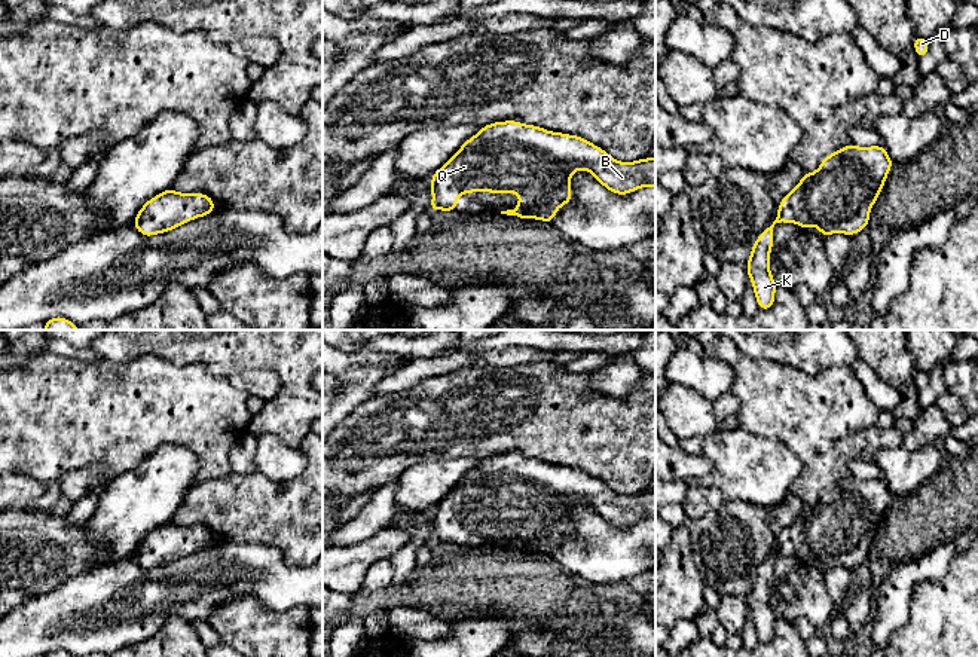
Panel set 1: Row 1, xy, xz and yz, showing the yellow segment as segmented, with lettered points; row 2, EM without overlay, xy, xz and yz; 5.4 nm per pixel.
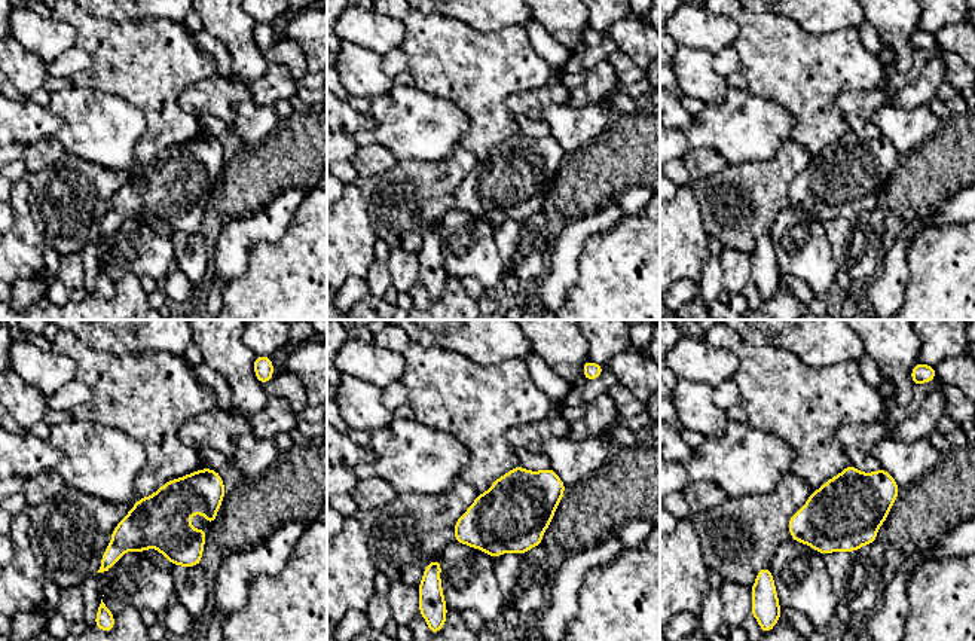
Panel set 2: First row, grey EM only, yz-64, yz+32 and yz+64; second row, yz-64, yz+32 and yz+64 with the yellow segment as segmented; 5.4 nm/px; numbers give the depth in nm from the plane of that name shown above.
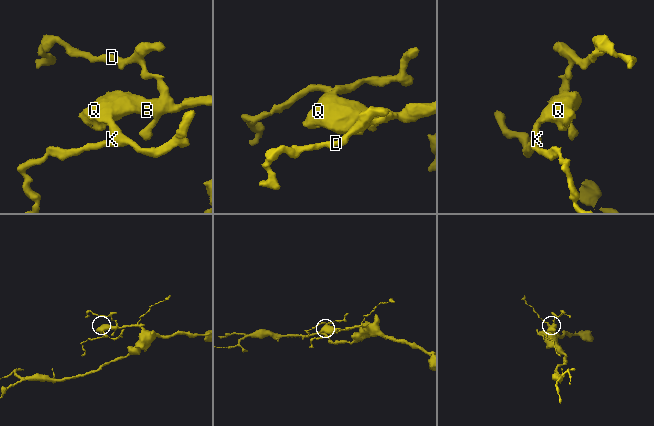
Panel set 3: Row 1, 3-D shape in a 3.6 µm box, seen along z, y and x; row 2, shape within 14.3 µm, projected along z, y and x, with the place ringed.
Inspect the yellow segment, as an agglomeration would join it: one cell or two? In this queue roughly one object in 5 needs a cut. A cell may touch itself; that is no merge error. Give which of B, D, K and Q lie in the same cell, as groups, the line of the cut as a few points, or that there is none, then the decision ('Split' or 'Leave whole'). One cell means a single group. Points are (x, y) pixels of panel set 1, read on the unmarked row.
Groups: B D K Q. No split. Leave whole

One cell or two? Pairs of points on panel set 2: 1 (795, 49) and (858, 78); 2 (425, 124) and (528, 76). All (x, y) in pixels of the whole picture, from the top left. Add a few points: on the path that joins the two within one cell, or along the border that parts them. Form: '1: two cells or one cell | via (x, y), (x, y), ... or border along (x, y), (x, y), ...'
1: one cell | via (810, 57), (818, 57), (824, 63), (843, 64)
2: two cells | border along (427, 92), (464, 113), (461, 142)

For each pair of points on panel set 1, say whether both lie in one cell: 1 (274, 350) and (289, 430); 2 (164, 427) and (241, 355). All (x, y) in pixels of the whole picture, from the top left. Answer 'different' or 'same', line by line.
1: same
2: different

